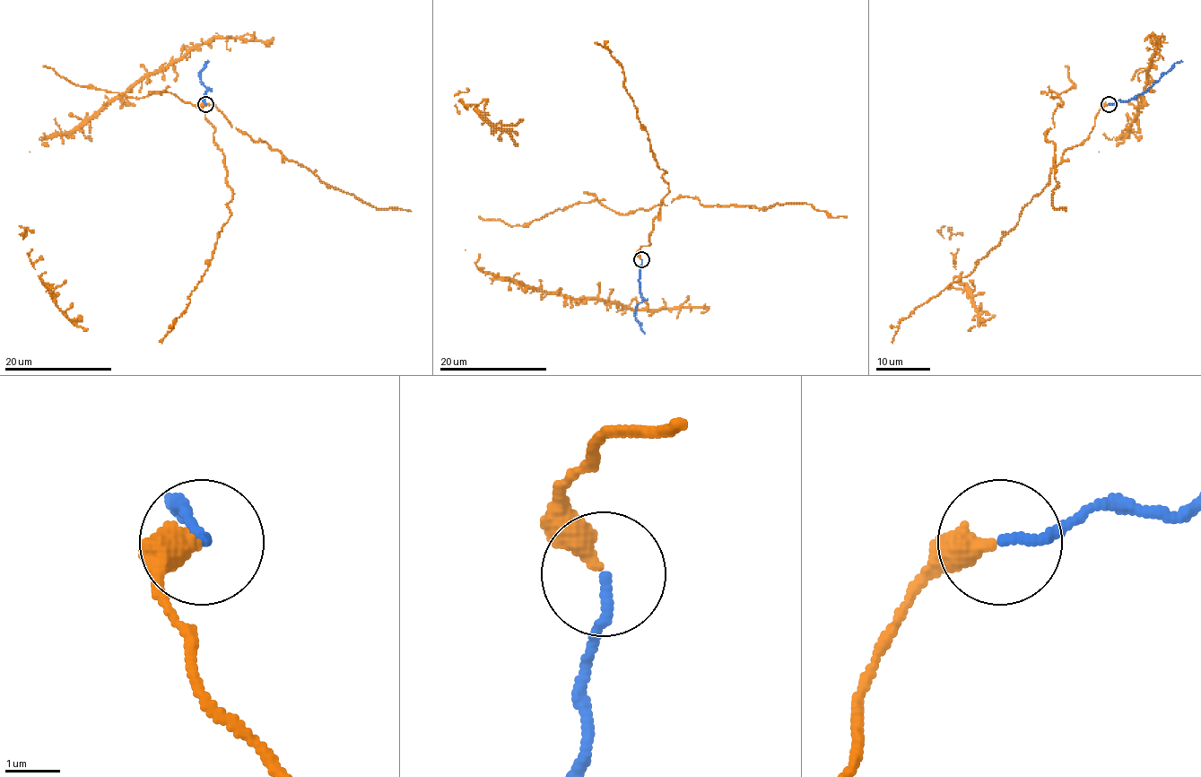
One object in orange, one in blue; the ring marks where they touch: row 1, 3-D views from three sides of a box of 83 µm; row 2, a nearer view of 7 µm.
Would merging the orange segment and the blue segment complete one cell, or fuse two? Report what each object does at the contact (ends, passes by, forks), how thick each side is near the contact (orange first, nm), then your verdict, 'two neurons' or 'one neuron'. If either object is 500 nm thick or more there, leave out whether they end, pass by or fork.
orange ends | blue ends | 400/180 nm | one neuron

